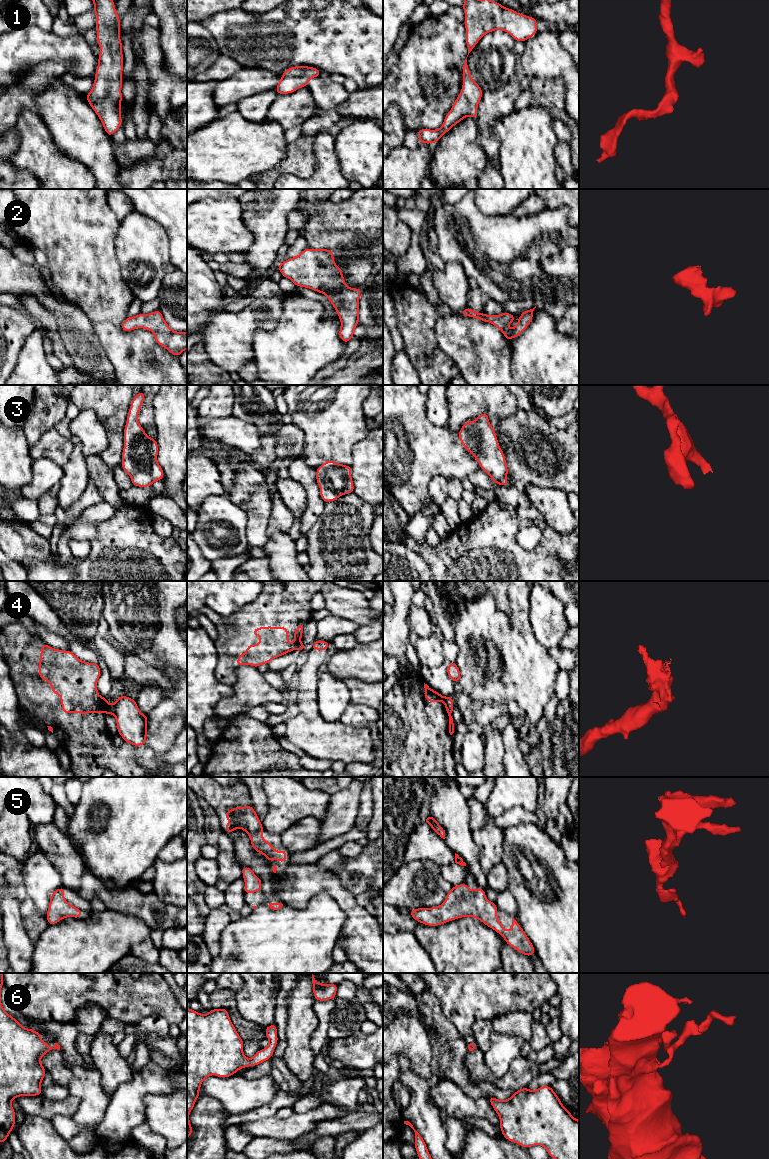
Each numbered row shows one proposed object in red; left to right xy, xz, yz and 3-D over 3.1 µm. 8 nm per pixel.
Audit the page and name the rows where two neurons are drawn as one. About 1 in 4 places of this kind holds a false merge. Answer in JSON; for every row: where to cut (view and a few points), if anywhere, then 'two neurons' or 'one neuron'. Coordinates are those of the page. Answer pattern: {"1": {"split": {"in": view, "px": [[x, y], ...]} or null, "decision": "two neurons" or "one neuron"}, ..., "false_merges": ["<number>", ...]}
{"1": {"split": null, "decision": "one neuron"}, "2": {"split": null, "decision": "one neuron"}, "3": {"split": null, "decision": "one neuron"}, "4": {"split": {"in": "xy", "px": [[103, 697], [102, 708]]}, "decision": "two neurons"}, "5": {"split": null, "decision": "one neuron"}, "6": {"split": null, "decision": "one neuron"}, "false_merges": ["4"]}

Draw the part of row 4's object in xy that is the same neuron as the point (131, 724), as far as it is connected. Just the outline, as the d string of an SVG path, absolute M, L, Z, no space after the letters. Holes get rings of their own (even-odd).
M119 696L113 705L103 697L103 709L106 715L113 714L117 723L117 732L125 743L136 746L146 745L148 716L140 712L136 701L128 696Z

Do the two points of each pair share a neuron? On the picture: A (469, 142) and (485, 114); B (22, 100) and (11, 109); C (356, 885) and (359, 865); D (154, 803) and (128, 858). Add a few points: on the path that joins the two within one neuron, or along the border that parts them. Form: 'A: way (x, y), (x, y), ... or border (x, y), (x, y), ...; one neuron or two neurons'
A: border (475, 119), (478, 144), (483, 151); two neurons
B: way (19, 101), (14, 106); one neuron
C: way (357, 880), (359, 870); one neuron
D: way (140, 817), (128, 829), (128, 844); one neuron

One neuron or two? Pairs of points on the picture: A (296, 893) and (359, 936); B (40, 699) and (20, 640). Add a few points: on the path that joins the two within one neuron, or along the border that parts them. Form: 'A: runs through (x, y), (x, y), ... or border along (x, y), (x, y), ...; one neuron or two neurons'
A: runs through (317, 887), (330, 887), (357, 915); one neuron
B: runs through (44, 684), (44, 677), (35, 668), (27, 655); one neuron

